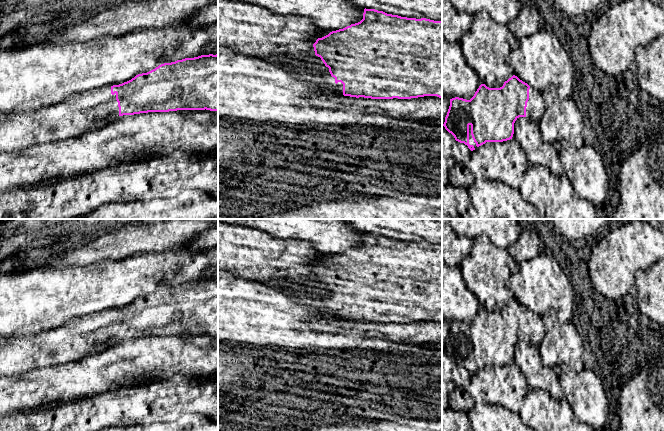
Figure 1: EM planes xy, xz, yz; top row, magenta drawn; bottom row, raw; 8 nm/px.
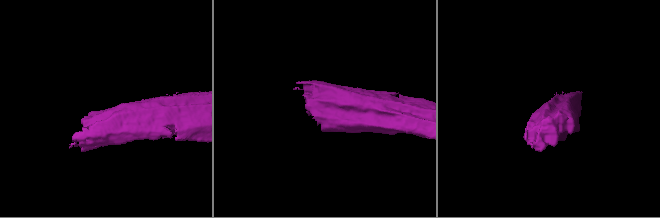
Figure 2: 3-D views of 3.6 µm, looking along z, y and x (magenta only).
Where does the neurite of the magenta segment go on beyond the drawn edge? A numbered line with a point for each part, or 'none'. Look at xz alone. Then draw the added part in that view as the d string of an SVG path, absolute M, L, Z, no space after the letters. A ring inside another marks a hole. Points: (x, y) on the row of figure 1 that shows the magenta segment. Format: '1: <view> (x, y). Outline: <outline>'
1: xz (308, 67). Outline: M272 47L267 55L261 55L259 58L286 67L298 79L330 87L343 95L343 84L335 83L335 78L331 76L329 68L315 54L307 54L304 51L289 54L281 47Z

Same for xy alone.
1: xy (92, 109). Outline: M111 87L75 93L62 102L0 121L0 153L74 137L119 117L116 93L111 94Z

